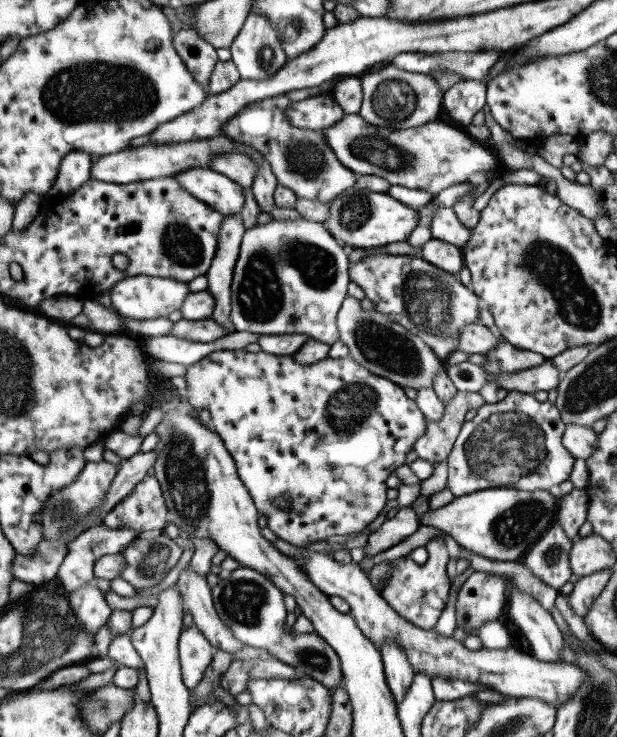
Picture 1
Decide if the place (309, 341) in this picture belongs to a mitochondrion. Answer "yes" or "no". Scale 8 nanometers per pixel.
no

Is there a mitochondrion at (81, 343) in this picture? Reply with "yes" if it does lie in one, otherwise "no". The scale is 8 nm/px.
no

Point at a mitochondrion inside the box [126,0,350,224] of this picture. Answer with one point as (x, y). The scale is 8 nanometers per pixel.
(305, 158)

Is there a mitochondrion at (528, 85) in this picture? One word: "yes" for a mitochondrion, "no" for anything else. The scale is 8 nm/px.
no

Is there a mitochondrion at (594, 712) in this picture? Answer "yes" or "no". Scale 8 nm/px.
yes

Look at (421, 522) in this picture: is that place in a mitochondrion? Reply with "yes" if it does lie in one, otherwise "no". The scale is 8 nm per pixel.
no

